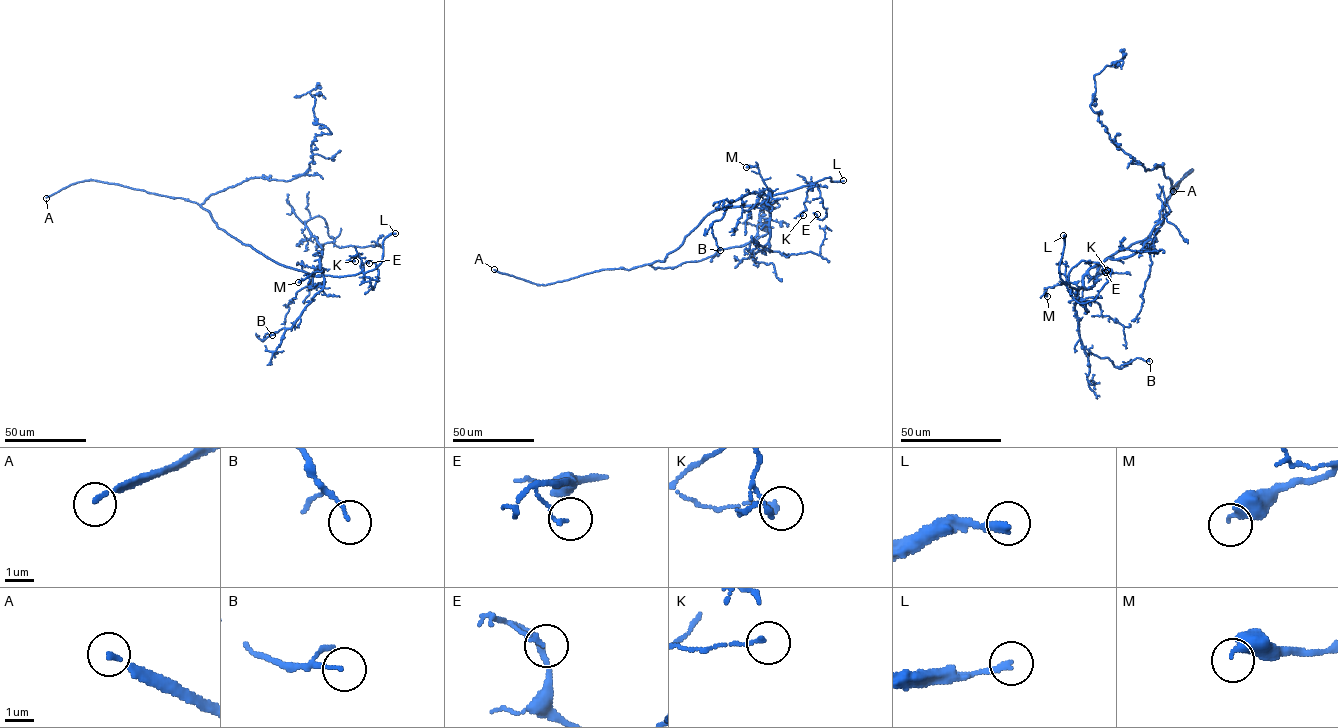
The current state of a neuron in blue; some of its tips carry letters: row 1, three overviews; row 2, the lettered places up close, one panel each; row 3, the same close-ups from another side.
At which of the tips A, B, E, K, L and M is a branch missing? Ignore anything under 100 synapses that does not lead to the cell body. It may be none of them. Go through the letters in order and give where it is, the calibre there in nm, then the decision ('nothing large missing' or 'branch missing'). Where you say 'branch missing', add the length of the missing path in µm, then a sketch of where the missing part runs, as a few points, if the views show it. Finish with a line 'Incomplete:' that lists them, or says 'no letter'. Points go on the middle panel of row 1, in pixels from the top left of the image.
A: place (494, 269); calibre 130 nm; branch missing; missing 200 µm
B: place (720, 250); calibre 110 nm; nothing large missing
E: place (817, 214); calibre 140 nm; nothing large missing
K: place (803, 215); calibre 110 nm; nothing large missing
L: place (843, 180); calibre 220 nm; branch missing; missing 10 µm
M: place (746, 167); calibre 300 nm; nothing large missing
Incomplete: A, L

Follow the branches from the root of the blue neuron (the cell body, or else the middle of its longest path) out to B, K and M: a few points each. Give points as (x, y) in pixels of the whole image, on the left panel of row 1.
B: (216, 225), (280, 264), (323, 277), (323, 288), (295, 323), (264, 339), (268, 332), (272, 335)
K: (216, 225), (275, 261), (316, 276), (359, 273), (362, 270), (359, 253), (349, 259), (355, 261)
M: (216, 225), (280, 264), (317, 276), (323, 273), (317, 271), (298, 282)

